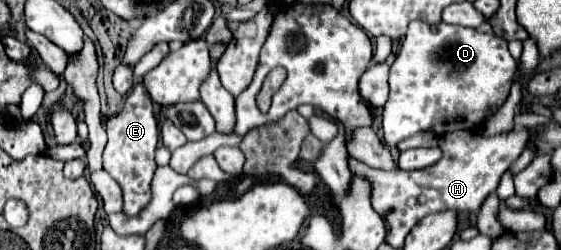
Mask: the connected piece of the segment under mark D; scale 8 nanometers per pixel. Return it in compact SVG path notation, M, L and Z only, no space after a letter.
M411 22L407 36L401 44L397 60L391 64L389 74L389 100L383 108L383 138L387 146L395 146L397 142L415 136L419 132L431 132L435 136L443 136L457 130L477 132L483 124L497 112L511 88L511 80L517 72L517 62L507 50L507 42L491 32L479 32L473 28L451 26L439 22L435 26L425 22Z

